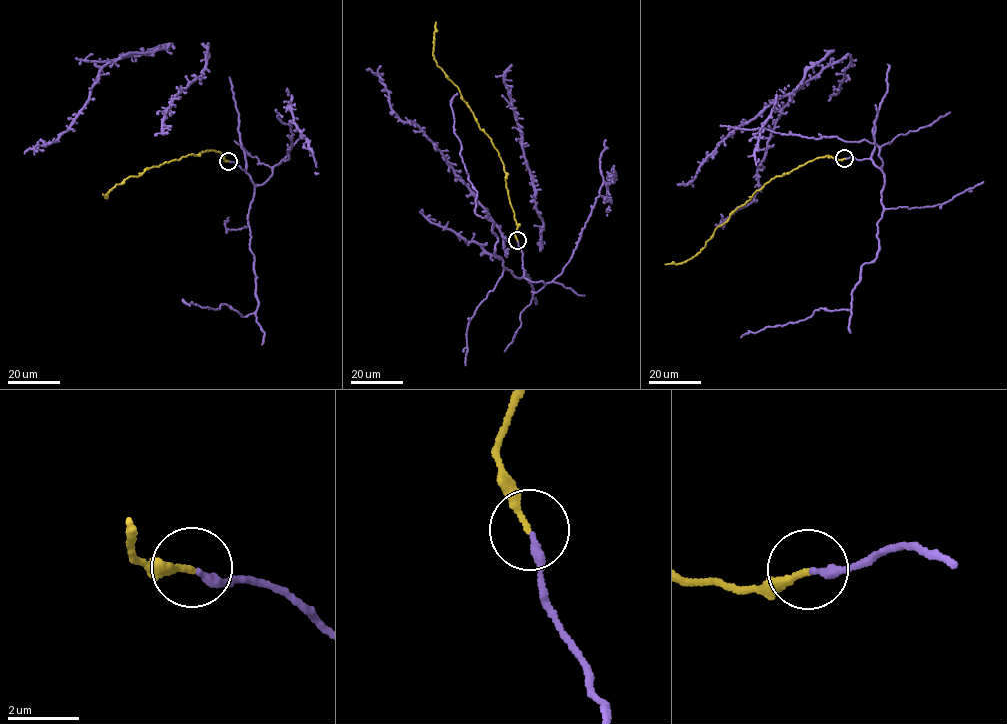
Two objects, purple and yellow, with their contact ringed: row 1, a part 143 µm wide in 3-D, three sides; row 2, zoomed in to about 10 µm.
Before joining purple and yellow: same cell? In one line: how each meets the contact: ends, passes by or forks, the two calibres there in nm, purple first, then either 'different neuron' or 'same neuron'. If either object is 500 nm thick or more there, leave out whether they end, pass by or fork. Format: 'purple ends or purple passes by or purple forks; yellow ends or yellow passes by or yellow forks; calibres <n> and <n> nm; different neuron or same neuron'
purple ends; yellow ends; calibres 240 and 180 nm; same neuron

